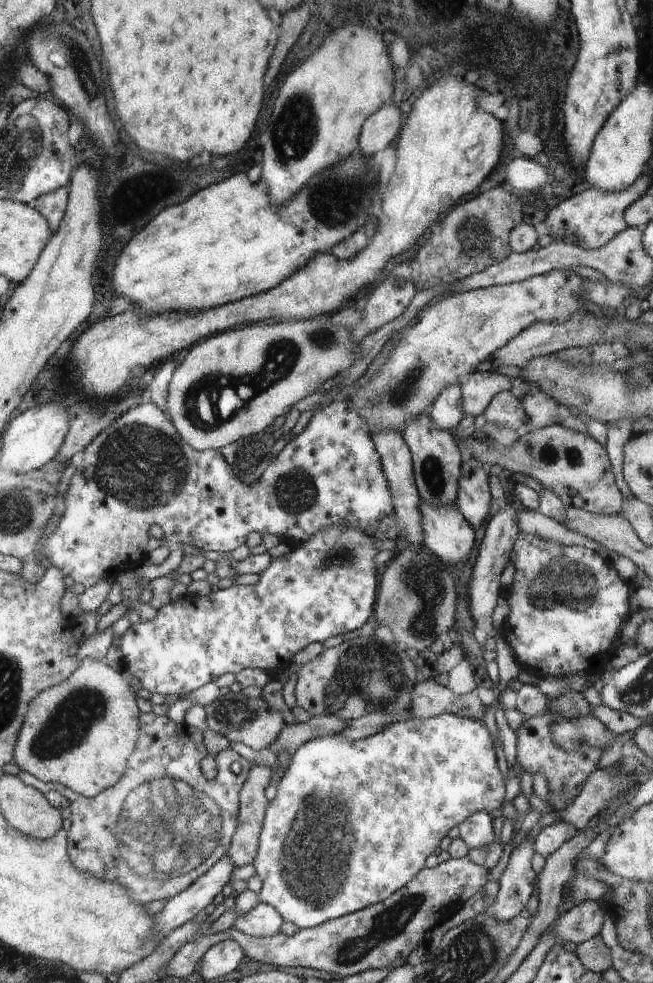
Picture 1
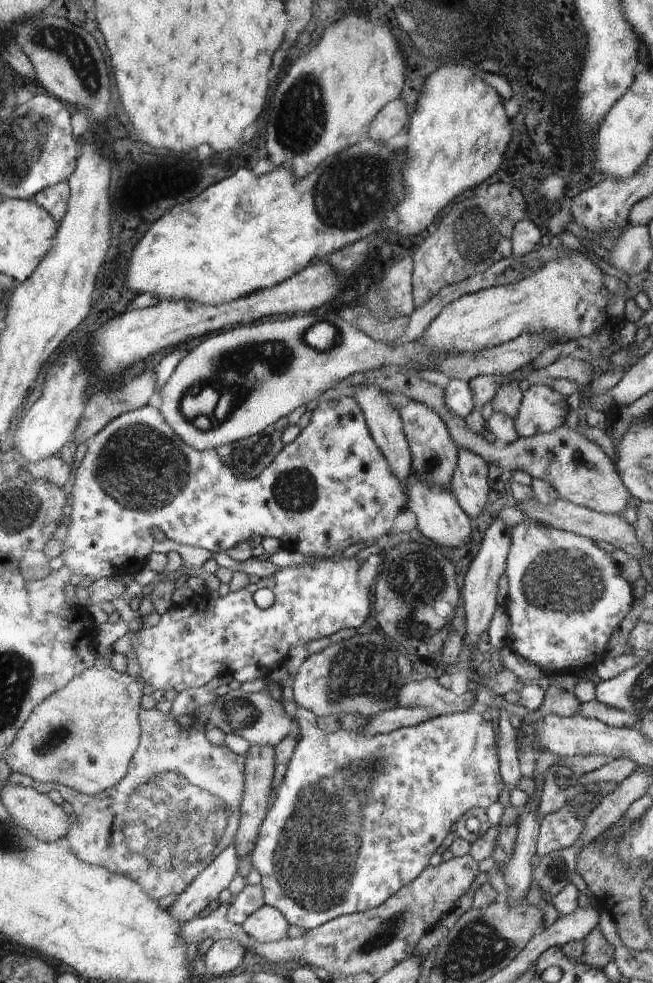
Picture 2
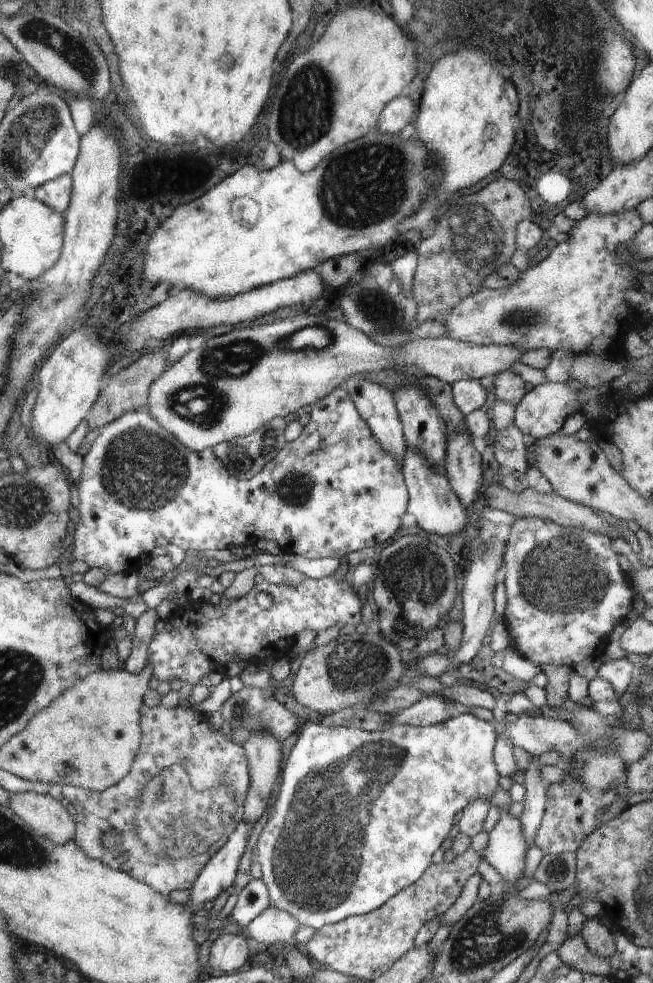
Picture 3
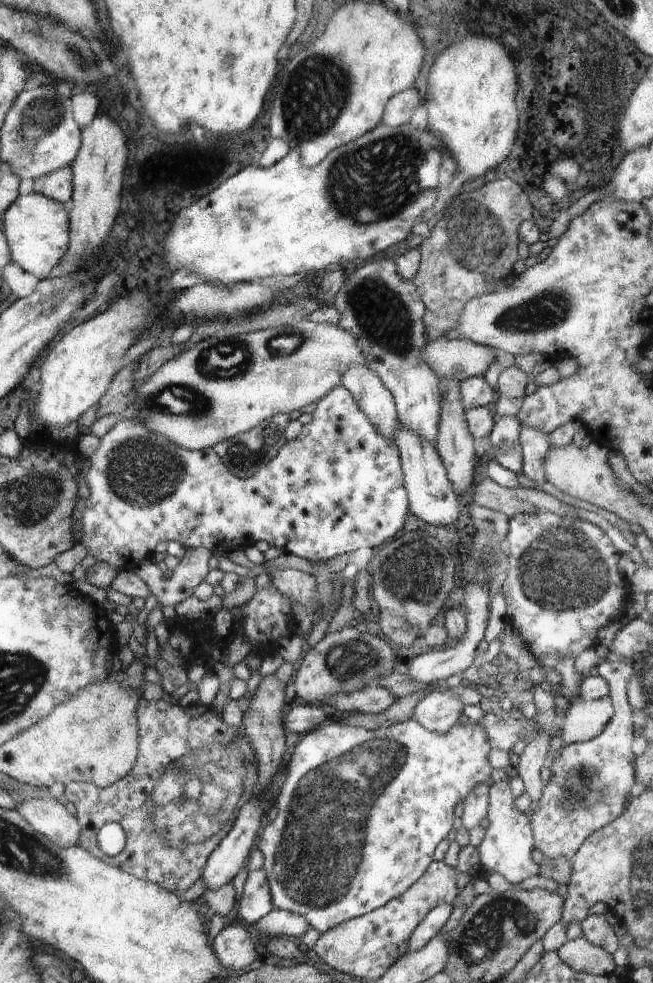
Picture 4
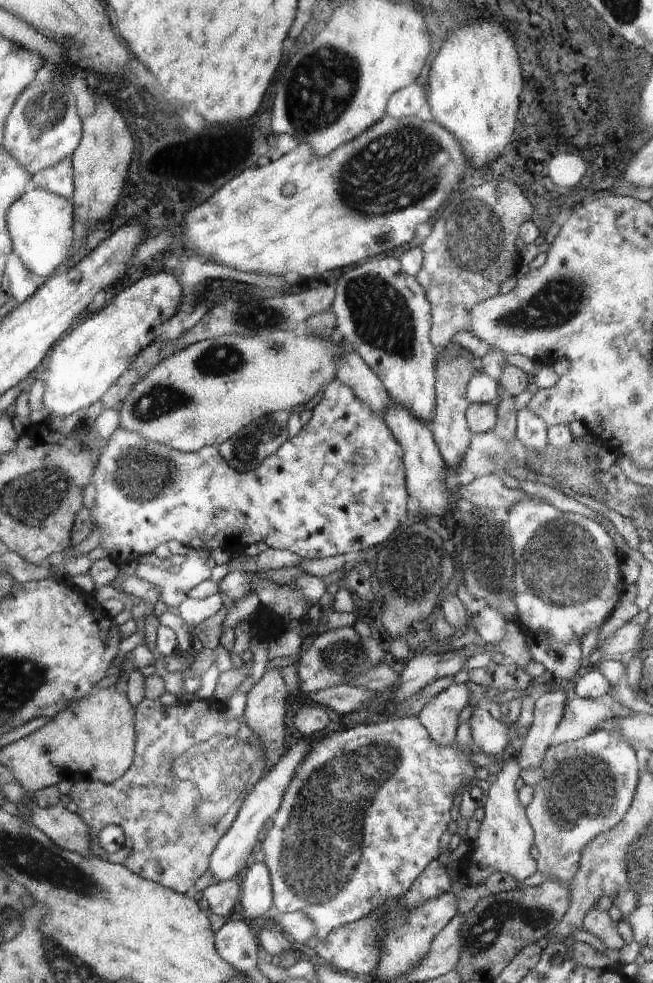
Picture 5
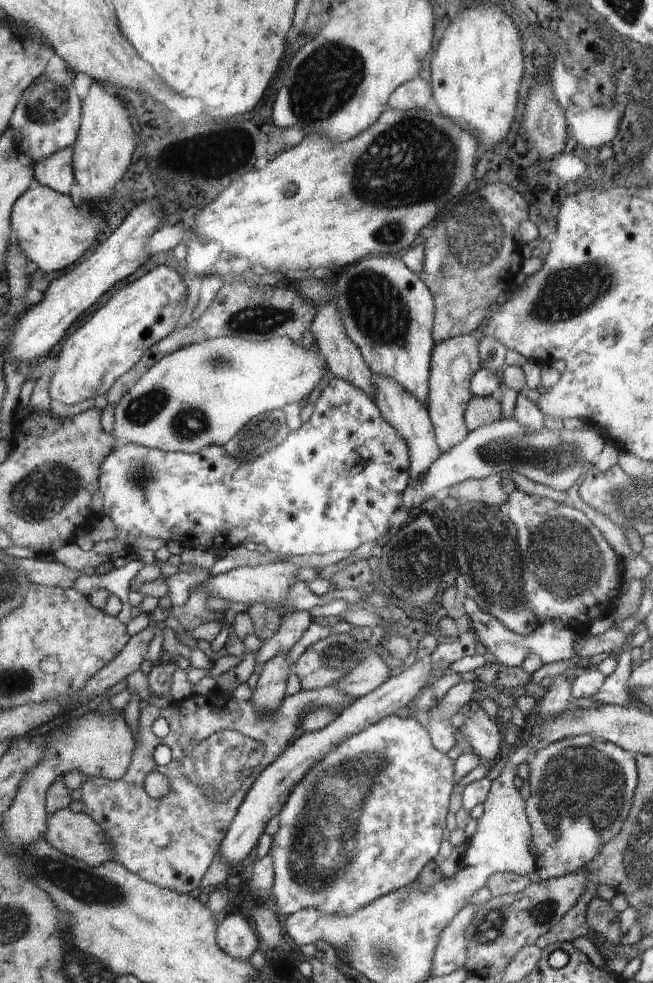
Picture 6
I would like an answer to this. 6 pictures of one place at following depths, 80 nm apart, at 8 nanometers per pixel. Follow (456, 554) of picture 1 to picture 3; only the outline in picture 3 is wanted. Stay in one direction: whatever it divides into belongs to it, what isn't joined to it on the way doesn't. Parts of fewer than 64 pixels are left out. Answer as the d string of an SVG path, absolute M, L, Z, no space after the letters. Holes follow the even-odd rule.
M406 446L406 454L402 458L401 472L406 484L409 502L407 513L413 514L416 524L430 534L439 536L452 536L466 527L466 510L450 487L445 470L434 470L420 452Z

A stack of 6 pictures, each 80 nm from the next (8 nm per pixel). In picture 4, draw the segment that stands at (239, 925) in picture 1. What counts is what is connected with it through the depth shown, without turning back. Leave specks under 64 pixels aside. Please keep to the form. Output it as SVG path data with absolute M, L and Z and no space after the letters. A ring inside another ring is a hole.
M275 908L256 922L256 930L264 934L264 940L273 936L288 936L298 942L308 930L308 926L308 922L302 916Z

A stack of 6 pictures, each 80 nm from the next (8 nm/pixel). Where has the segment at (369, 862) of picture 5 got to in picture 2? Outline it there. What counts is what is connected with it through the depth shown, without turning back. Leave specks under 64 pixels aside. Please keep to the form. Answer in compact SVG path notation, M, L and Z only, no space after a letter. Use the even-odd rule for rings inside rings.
M299 707L296 711L295 724L300 727L298 744L288 764L286 776L278 787L274 804L267 811L262 822L251 860L253 869L262 877L261 886L265 904L276 908L290 925L300 927L304 931L318 928L338 916L365 912L386 902L390 896L396 894L406 884L410 884L426 866L429 866L429 859L442 845L444 838L450 834L450 828L460 820L460 816L464 816L472 808L482 808L486 811L492 804L498 802L500 792L504 787L500 775L494 726L483 716L472 711L440 715L424 720L417 726L401 727L390 733L373 735L350 730L326 733L316 728L315 720L315 715L303 707Z

